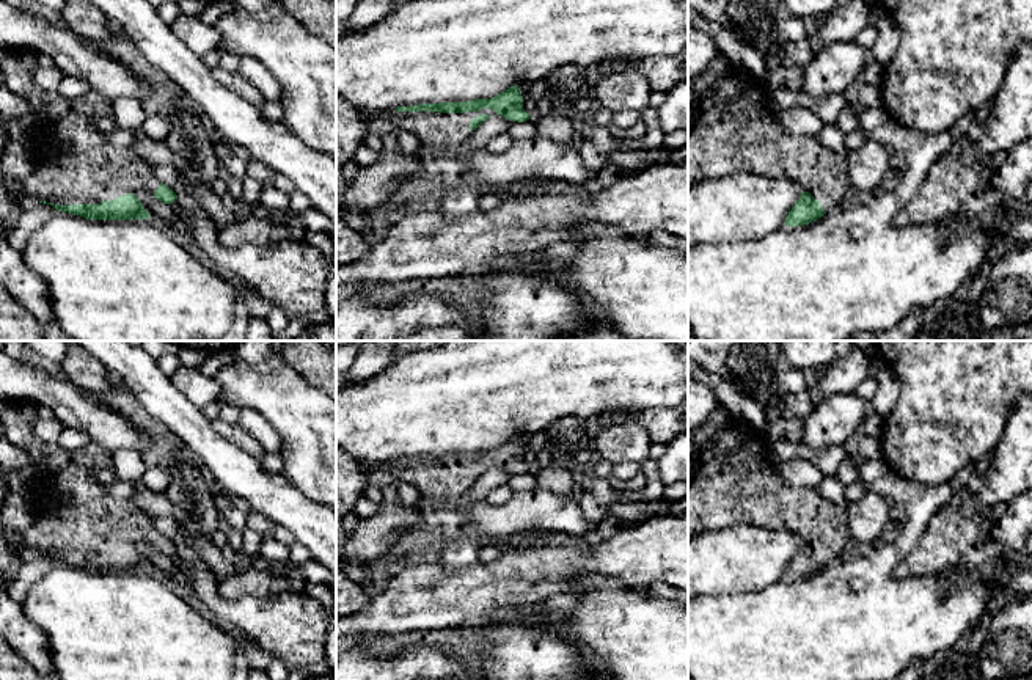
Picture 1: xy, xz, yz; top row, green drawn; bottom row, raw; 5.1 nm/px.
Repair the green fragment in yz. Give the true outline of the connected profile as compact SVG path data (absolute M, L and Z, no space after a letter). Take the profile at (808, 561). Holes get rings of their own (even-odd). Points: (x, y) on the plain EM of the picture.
M729 421L694 457L693 476L688 479L688 540L705 532L737 525L765 529L787 529L803 537L804 543L785 570L787 578L809 576L840 559L851 542L847 529L847 507L822 498L817 488L787 487L779 465L768 455L762 435Z

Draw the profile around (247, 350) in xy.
M240 341L231 352L245 363L261 363L272 356L280 356L270 341Z

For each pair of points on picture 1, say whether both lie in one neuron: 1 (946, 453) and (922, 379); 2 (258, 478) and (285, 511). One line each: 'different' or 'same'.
1: same
2: same

